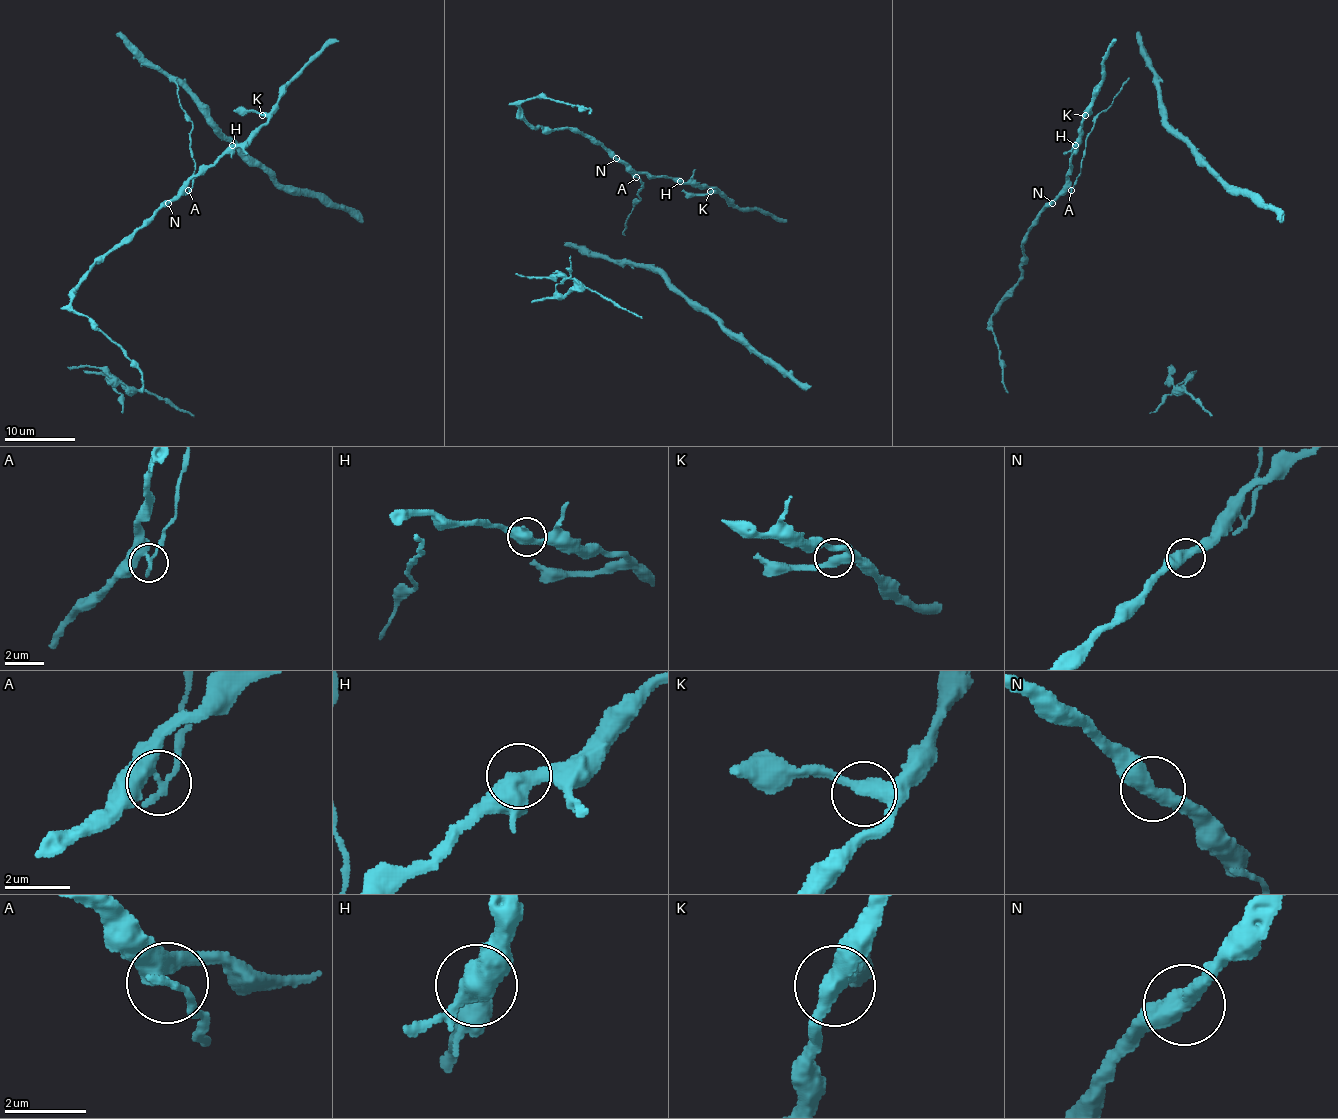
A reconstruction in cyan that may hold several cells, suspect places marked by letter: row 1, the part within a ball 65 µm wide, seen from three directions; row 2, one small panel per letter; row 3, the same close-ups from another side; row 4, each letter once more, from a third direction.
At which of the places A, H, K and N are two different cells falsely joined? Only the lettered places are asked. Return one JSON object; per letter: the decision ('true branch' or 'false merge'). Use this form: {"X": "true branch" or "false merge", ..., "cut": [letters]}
{"A": "false merge", "H": "true branch", "K": "true branch", "N": "true branch", "cut": ["A"]}

